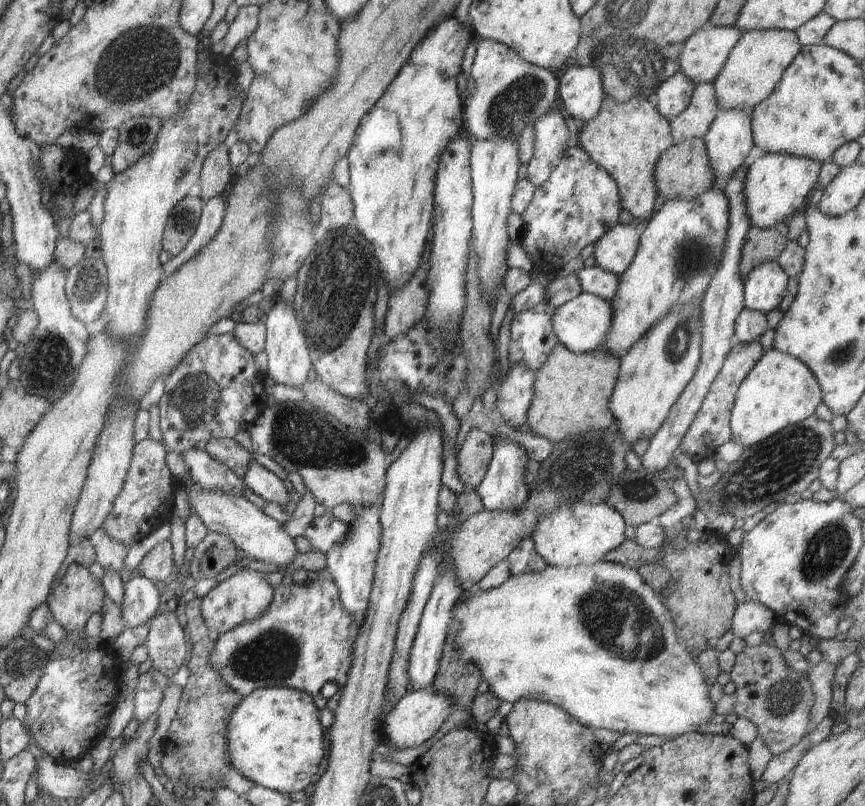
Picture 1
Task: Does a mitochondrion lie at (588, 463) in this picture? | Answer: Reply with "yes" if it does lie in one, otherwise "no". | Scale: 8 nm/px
yes

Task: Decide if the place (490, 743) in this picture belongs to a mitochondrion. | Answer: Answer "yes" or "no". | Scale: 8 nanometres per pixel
no

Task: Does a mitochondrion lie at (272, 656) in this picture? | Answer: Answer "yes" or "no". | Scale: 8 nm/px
yes

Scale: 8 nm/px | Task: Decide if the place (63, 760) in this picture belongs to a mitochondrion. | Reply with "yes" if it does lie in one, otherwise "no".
no

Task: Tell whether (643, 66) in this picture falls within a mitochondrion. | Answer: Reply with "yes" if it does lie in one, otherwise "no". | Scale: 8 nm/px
yes

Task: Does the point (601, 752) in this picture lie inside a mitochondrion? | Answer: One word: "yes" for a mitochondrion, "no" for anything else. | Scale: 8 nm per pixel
no

